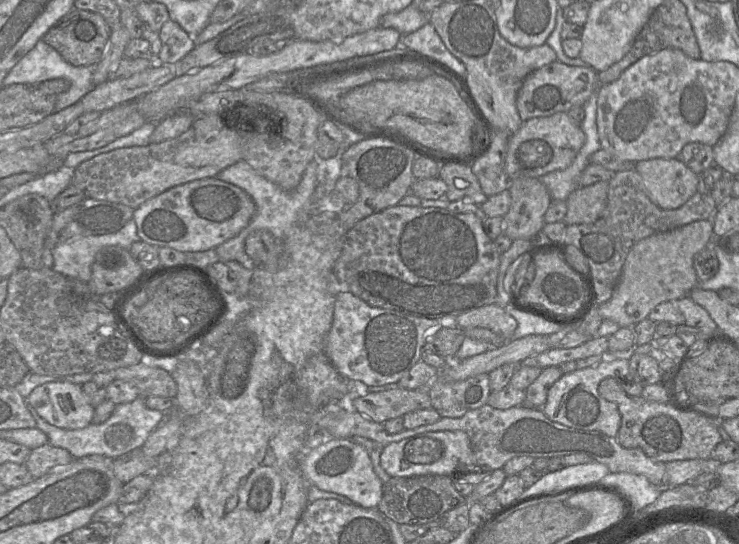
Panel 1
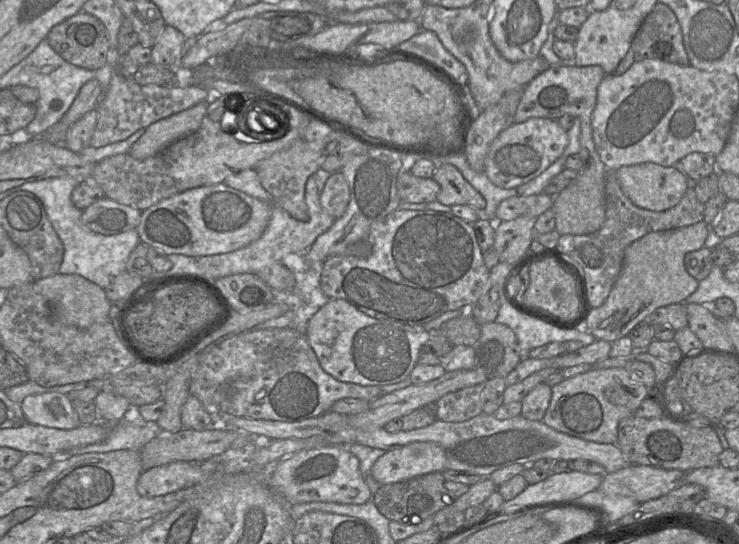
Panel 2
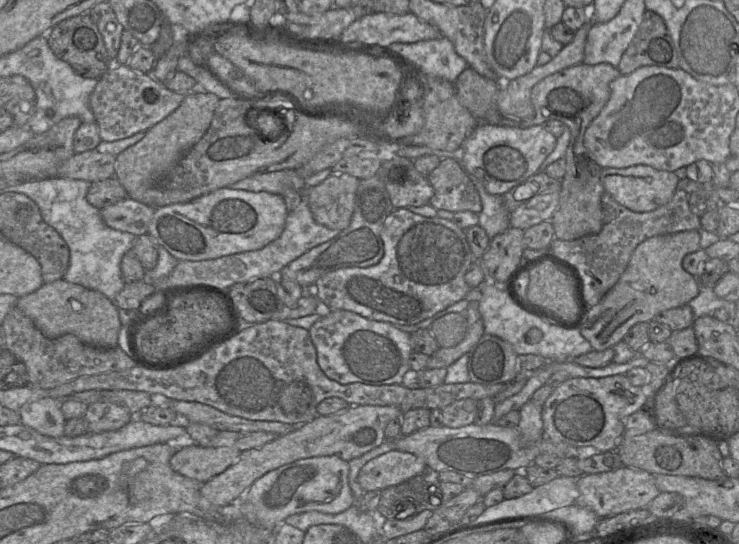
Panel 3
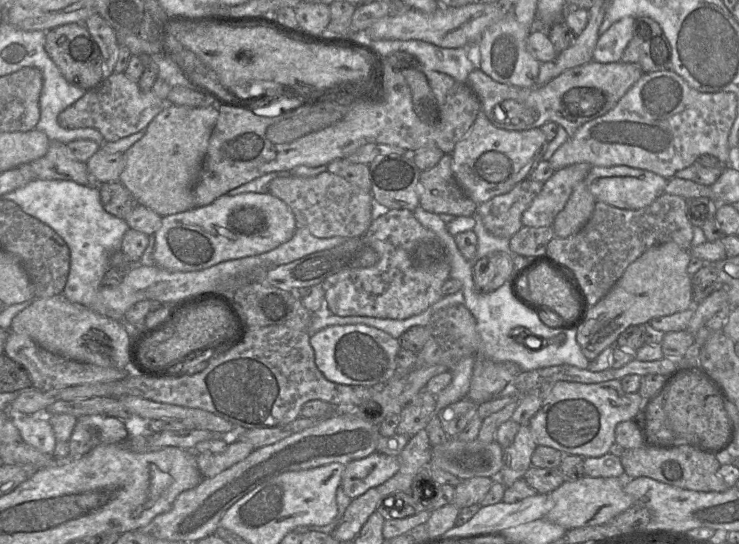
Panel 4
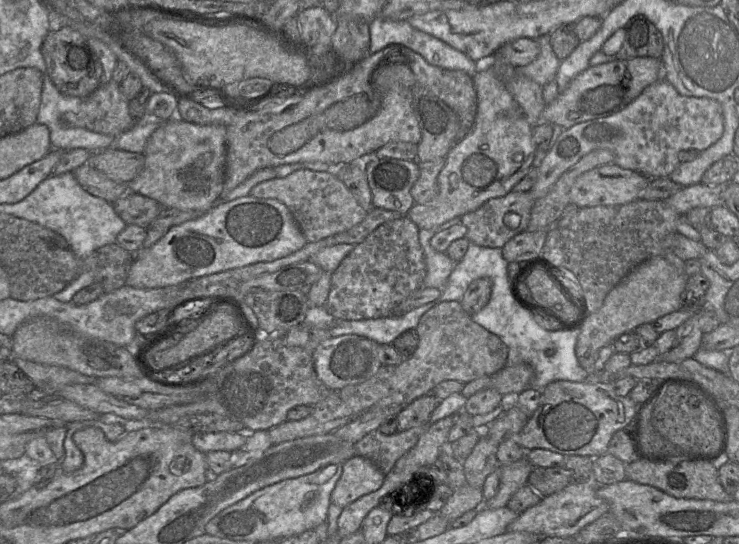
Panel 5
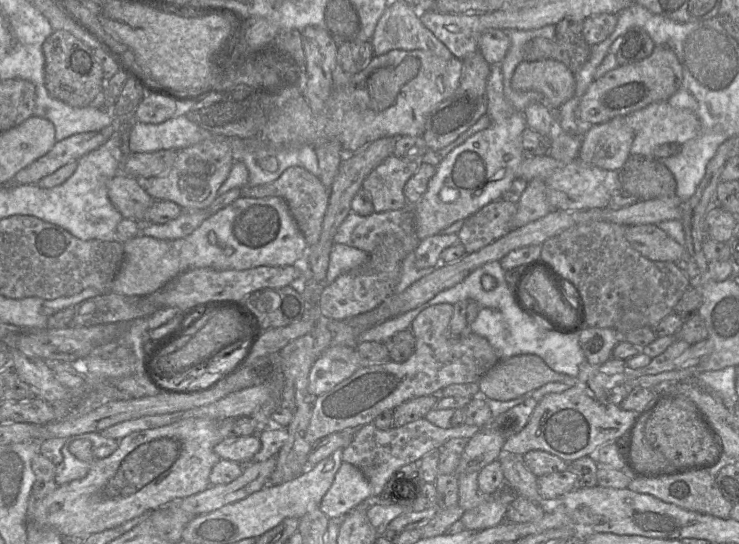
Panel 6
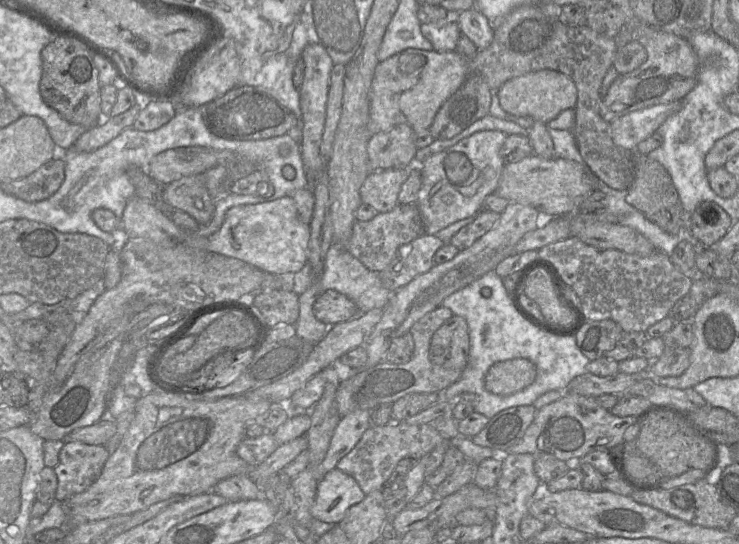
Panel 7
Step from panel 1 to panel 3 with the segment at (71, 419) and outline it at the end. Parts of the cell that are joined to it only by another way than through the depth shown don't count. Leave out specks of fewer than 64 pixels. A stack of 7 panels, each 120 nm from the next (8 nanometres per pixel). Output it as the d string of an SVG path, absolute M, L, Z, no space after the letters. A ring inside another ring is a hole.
M44 397L25 403L19 409L20 422L39 433L51 437L64 435L66 419L60 400Z

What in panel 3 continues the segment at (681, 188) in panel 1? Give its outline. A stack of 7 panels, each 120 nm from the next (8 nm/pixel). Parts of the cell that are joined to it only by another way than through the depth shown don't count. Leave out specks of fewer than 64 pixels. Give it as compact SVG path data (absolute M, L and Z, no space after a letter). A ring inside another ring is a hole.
M634 165L627 168L603 168L601 182L619 204L634 212L650 212L673 198L679 178L674 172L655 169L649 165Z

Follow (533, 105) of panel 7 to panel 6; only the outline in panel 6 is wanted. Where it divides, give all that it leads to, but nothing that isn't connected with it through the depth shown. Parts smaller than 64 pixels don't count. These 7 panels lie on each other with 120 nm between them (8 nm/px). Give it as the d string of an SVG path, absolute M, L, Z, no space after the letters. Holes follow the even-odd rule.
M553 59L521 62L512 76L517 91L535 91L544 95L548 109L559 108L575 94L574 74L560 61Z

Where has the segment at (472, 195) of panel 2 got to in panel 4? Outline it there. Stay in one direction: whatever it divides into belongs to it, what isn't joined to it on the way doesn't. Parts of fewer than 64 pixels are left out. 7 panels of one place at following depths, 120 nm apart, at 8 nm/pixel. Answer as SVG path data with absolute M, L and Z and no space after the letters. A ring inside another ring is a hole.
M444 154L431 169L422 171L419 179L419 205L427 212L458 216L475 216L478 205L458 185L451 169L452 155Z

